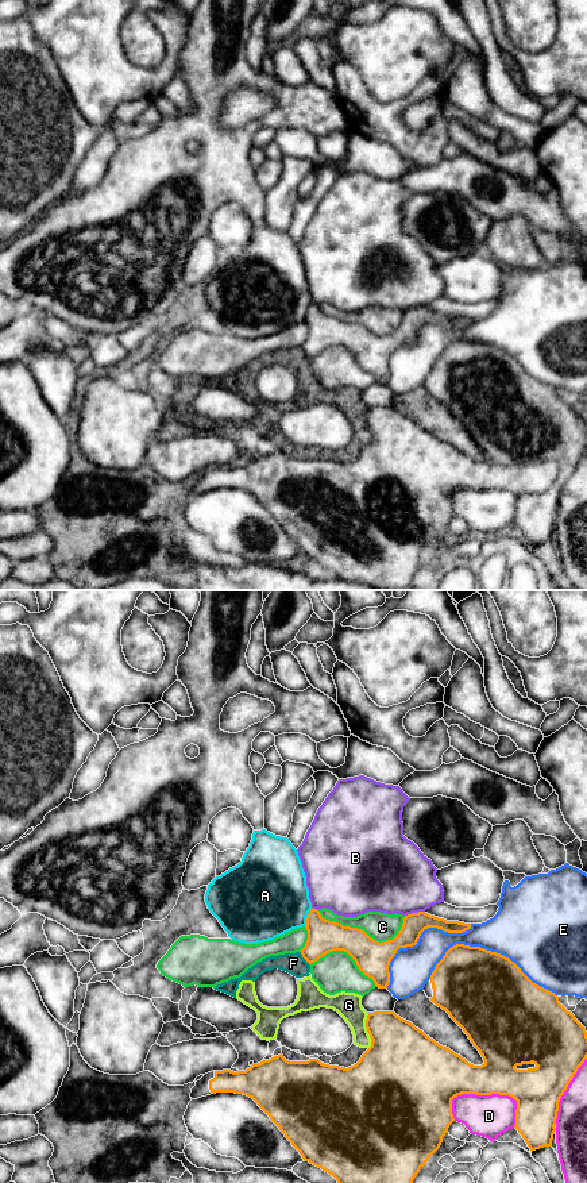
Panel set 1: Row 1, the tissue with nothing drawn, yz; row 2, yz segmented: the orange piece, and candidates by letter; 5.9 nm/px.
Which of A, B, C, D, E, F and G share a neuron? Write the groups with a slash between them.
A / B / C / D / E / F G

